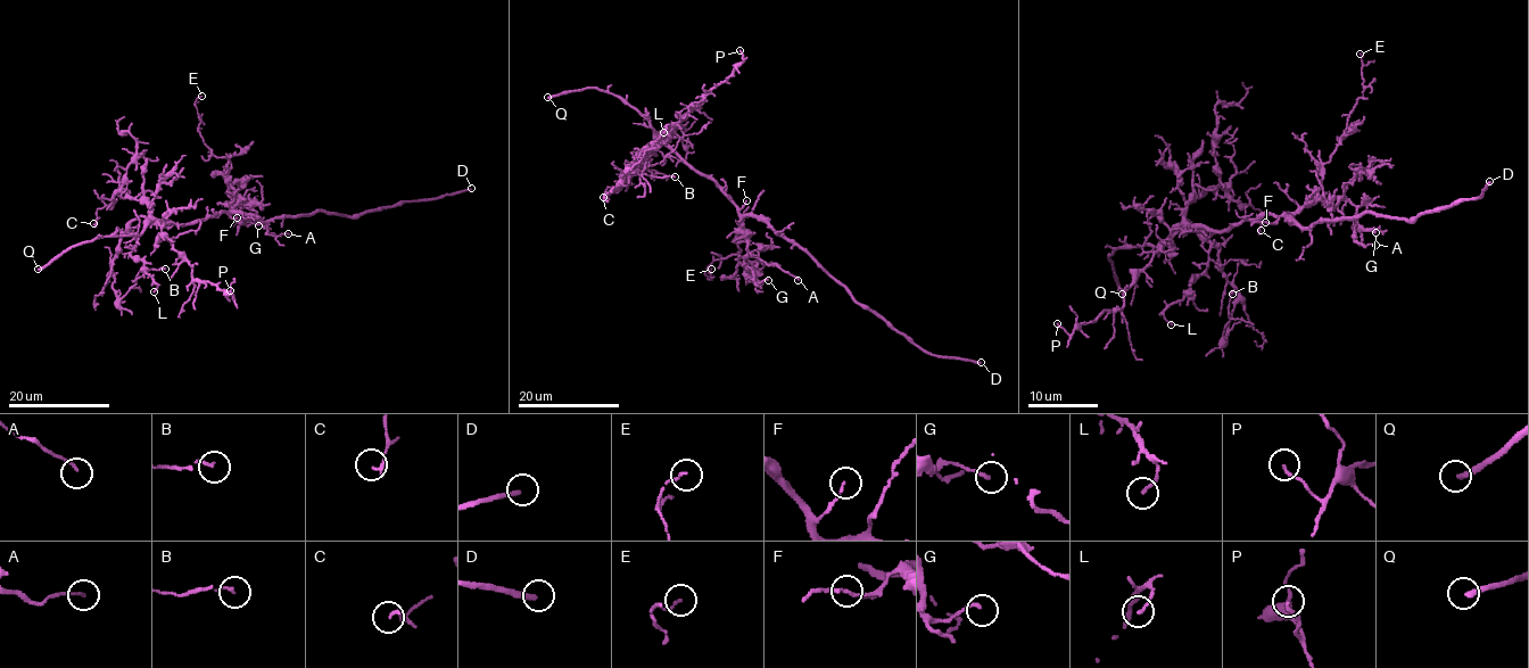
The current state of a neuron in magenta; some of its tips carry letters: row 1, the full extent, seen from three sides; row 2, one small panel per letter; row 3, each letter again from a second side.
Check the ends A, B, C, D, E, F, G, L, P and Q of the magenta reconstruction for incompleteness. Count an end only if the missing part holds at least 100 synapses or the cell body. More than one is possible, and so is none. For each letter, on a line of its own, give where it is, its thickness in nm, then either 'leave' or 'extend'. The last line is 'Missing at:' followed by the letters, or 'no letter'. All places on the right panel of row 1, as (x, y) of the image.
A: place (1375, 245); calibre 120 nm; leave
B: place (1232, 294); calibre 120 nm; leave
C: place (1261, 230); calibre 140 nm; leave
D: place (1489, 181); calibre 240 nm; extend
E: place (1360, 54); calibre 110 nm; leave
F: place (1265, 222); calibre 100 nm; leave
G: place (1375, 232); calibre 160 nm; leave
L: place (1171, 324); calibre 140 nm; leave
P: place (1057, 323); calibre 130 nm; leave
Q: place (1122, 294); calibre 260 nm; extend
Missing at: D, Q

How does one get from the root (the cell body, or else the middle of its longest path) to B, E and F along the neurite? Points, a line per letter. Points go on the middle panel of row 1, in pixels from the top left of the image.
B: (742, 214), (711, 179), (695, 172), (659, 142), (646, 143), (620, 179), (629, 171), (652, 176), (675, 176)
E: (742, 214), (745, 240), (737, 242), (740, 253), (713, 260), (708, 267), (710, 272), (704, 270), (711, 269)
F: (742, 214), (738, 211), (746, 200)

